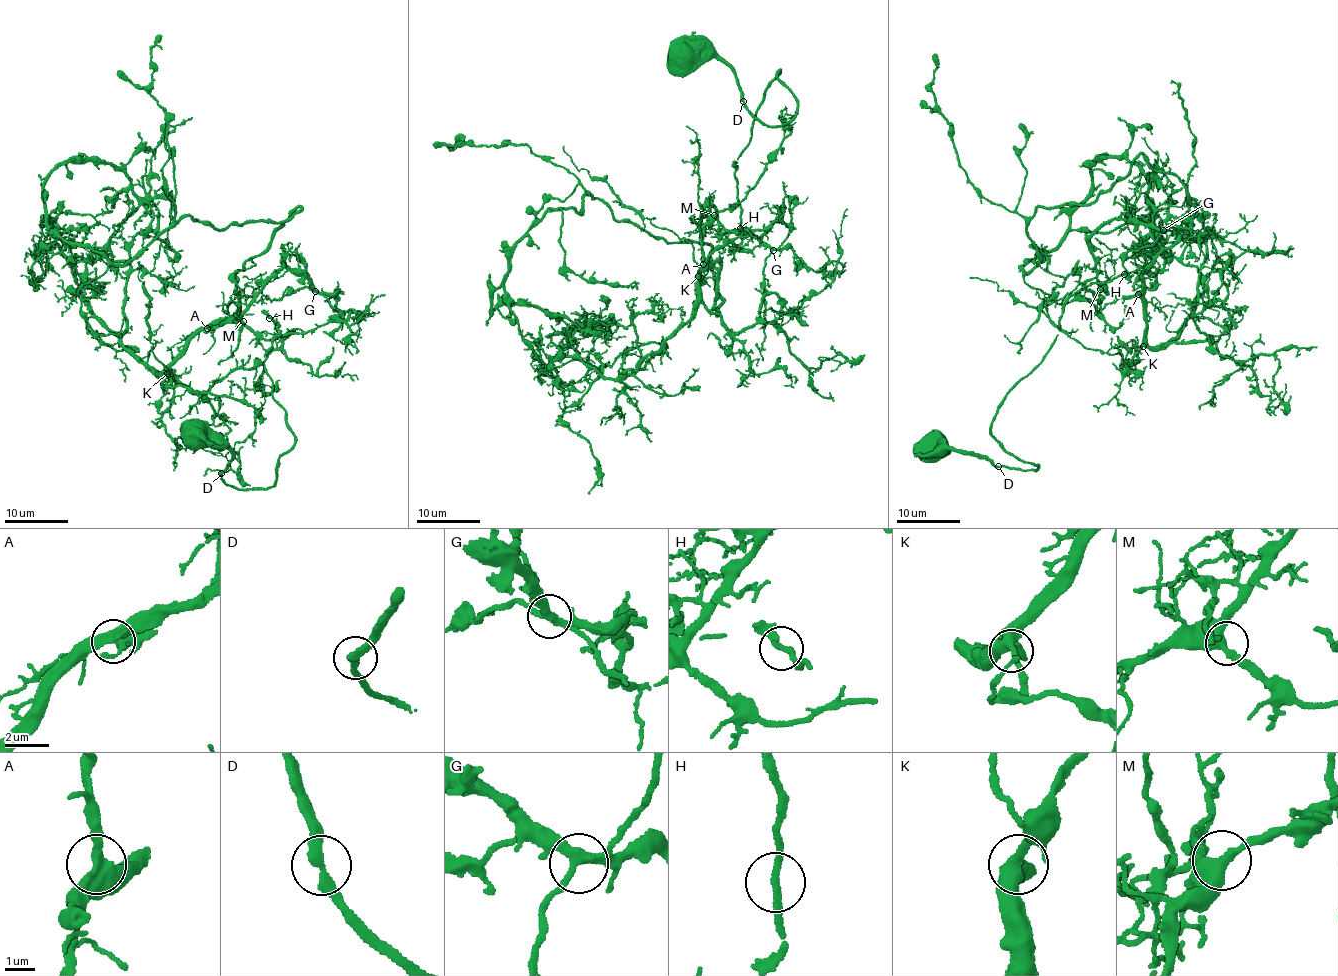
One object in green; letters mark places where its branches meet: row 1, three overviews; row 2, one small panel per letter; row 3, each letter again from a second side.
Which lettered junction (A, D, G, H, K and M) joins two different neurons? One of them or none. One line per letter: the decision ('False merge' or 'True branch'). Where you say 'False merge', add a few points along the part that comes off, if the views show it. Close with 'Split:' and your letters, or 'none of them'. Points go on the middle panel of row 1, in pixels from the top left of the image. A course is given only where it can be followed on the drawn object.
A: True branch
D: True branch
G: True branch
H: True branch
K: True branch
M: True branch
Split: none of them

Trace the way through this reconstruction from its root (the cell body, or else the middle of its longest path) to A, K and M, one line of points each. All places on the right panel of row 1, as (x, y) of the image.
A: (932, 447), (1038, 469), (993, 437), (997, 407), (1042, 360), (1072, 295), (1140, 267), (1138, 294)
K: (932, 447), (1038, 469), (993, 437), (997, 407), (1042, 360), (1065, 302), (1140, 267), (1143, 346)
M: (932, 447), (1038, 469), (997, 442), (993, 417), (1058, 334), (1065, 302), (1143, 269), (1132, 296), (1100, 289)

